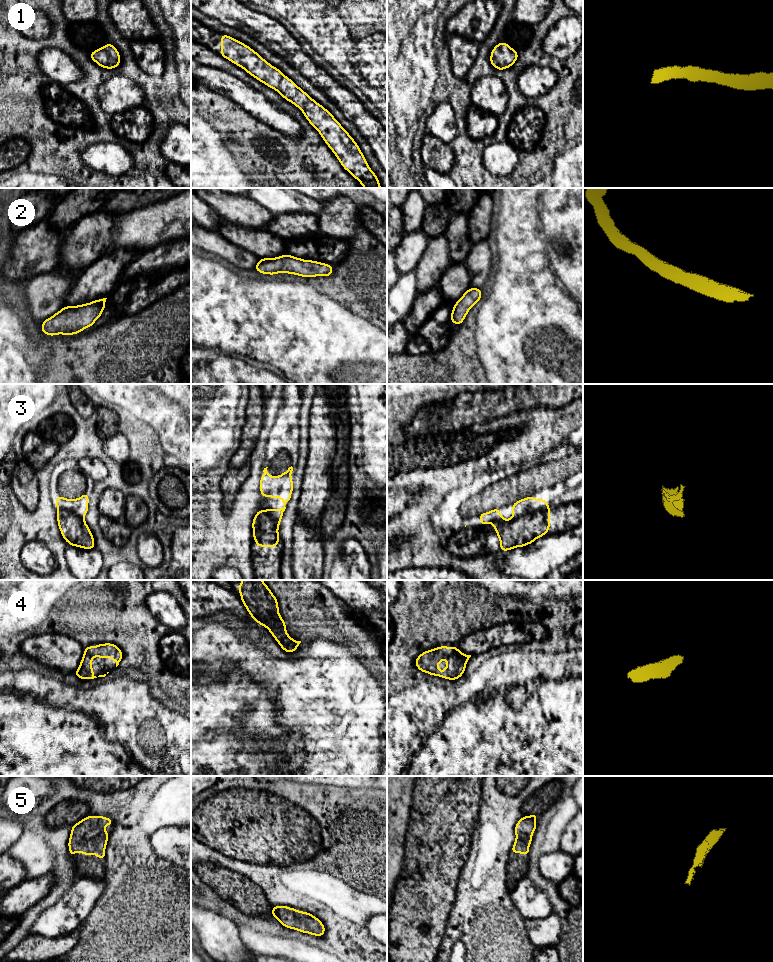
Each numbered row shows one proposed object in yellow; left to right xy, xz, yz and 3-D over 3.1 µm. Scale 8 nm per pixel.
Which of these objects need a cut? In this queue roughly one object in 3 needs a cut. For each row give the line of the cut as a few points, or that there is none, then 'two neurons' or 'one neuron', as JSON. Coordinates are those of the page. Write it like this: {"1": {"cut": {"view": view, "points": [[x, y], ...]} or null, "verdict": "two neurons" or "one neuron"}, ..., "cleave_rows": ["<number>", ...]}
{"1": {"cut": null, "verdict": "one neuron"}, "2": {"cut": null, "verdict": "one neuron"}, "3": {"cut": {"view": "yz", "points": [[549, 511], [538, 509], [508, 521], [496, 521], [494, 523]]}, "verdict": "two neurons"}, "4": {"cut": null, "verdict": "one neuron"}, "5": {"cut": null, "verdict": "one neuron"}, "cleave_rows": ["3"]}

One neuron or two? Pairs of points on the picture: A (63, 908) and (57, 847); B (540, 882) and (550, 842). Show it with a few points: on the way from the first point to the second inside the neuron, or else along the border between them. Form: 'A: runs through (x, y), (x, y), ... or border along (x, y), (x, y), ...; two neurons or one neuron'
A: border along (78, 880), (60, 898), (43, 911); two neurons
B: border along (546, 830), (540, 848), (542, 853); two neurons

